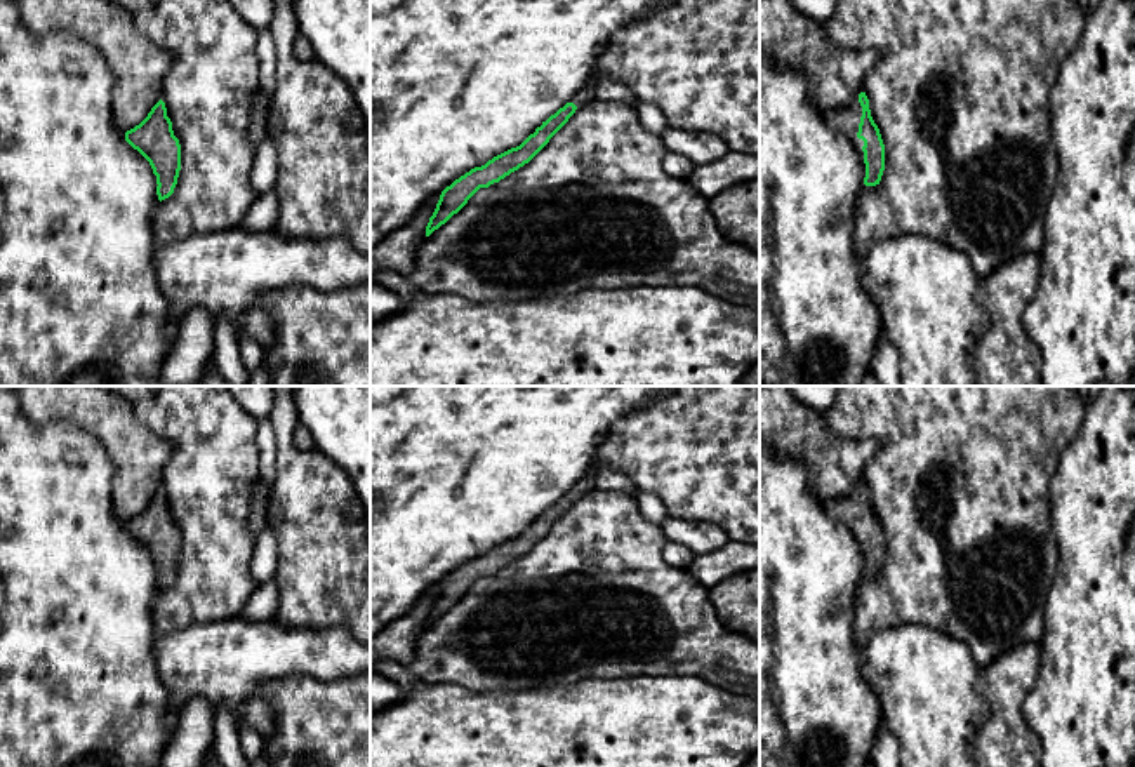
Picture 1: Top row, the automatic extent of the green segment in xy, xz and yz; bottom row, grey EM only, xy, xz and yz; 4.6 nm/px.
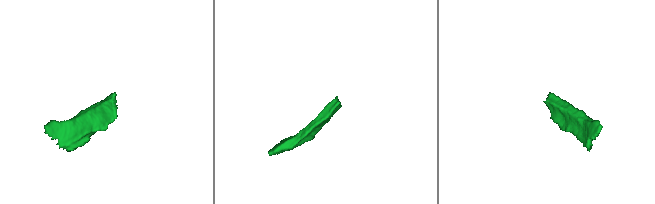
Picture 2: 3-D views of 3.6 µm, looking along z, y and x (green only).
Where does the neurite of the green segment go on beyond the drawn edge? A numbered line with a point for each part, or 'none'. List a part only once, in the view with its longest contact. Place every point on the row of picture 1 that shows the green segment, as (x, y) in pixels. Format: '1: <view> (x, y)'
1: yz (845, 120)

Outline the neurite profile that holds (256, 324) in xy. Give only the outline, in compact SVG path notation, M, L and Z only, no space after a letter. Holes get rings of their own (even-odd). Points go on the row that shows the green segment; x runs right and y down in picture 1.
M259 308L249 310L242 315L238 332L256 339L264 350L268 350L276 339L273 320Z

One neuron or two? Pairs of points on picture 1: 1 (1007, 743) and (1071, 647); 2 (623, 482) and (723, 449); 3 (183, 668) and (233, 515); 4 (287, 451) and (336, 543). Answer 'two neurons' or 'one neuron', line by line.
1: two neurons
2: two neurons
3: two neurons
4: one neuron

